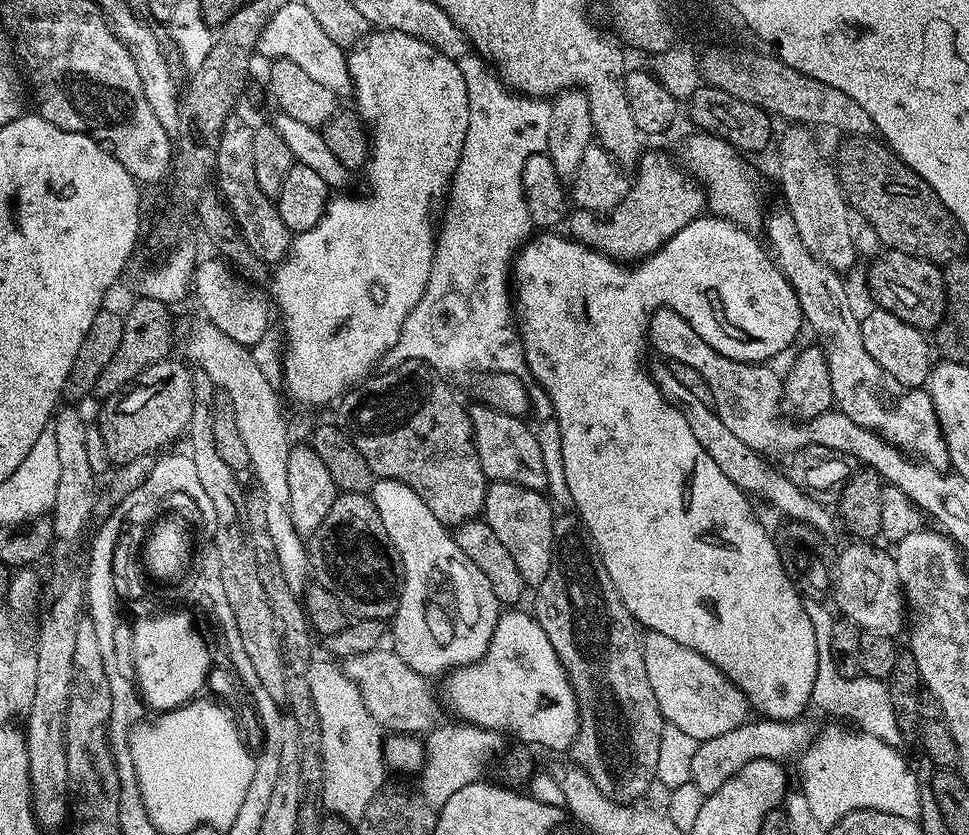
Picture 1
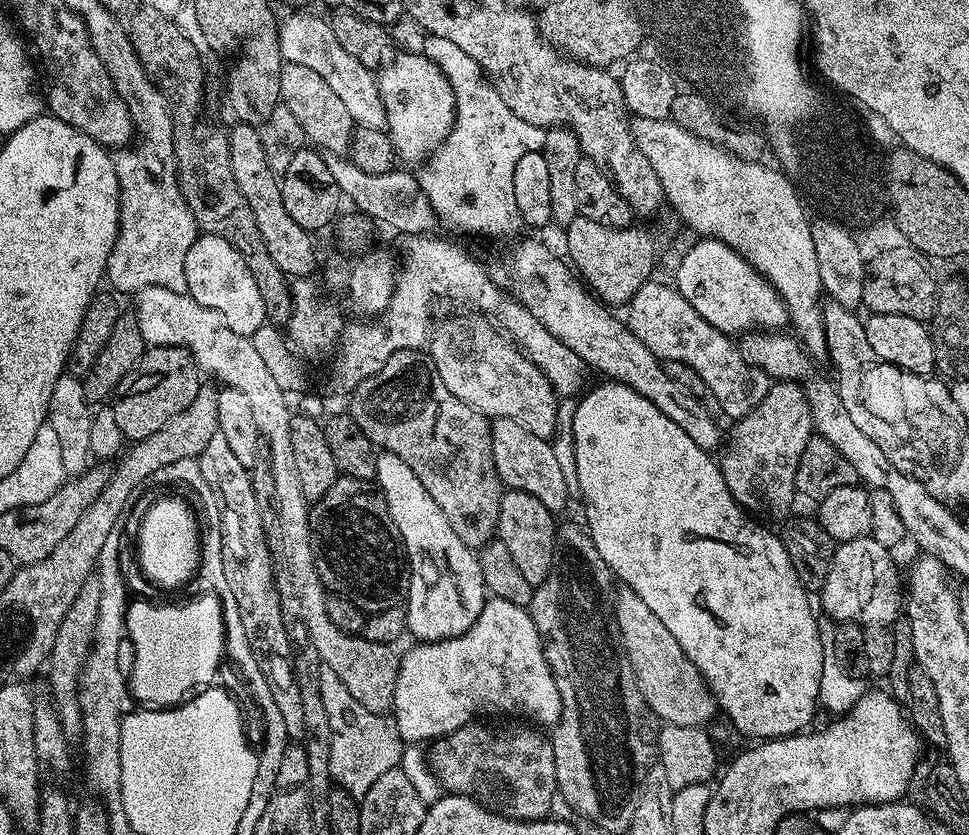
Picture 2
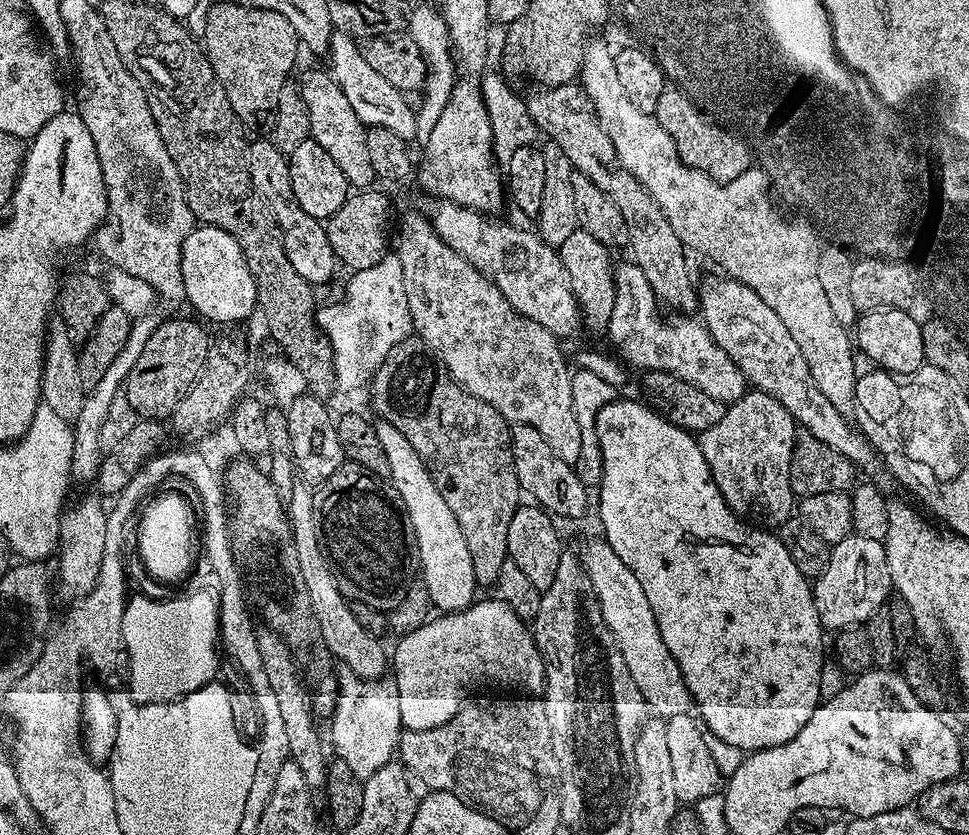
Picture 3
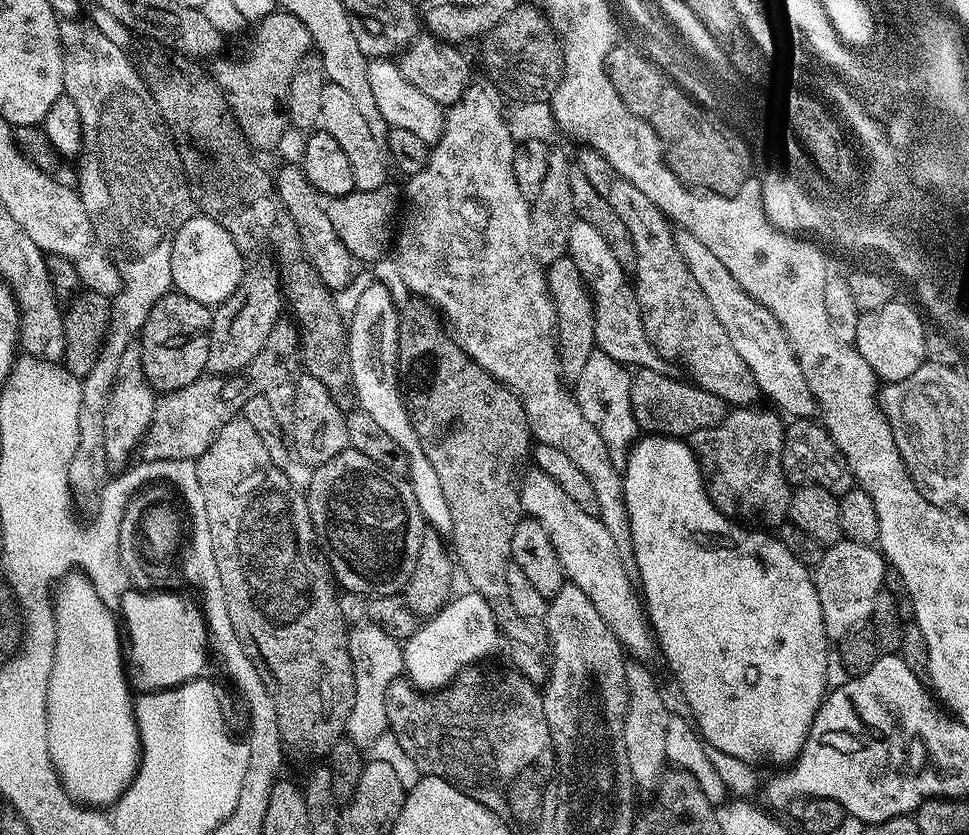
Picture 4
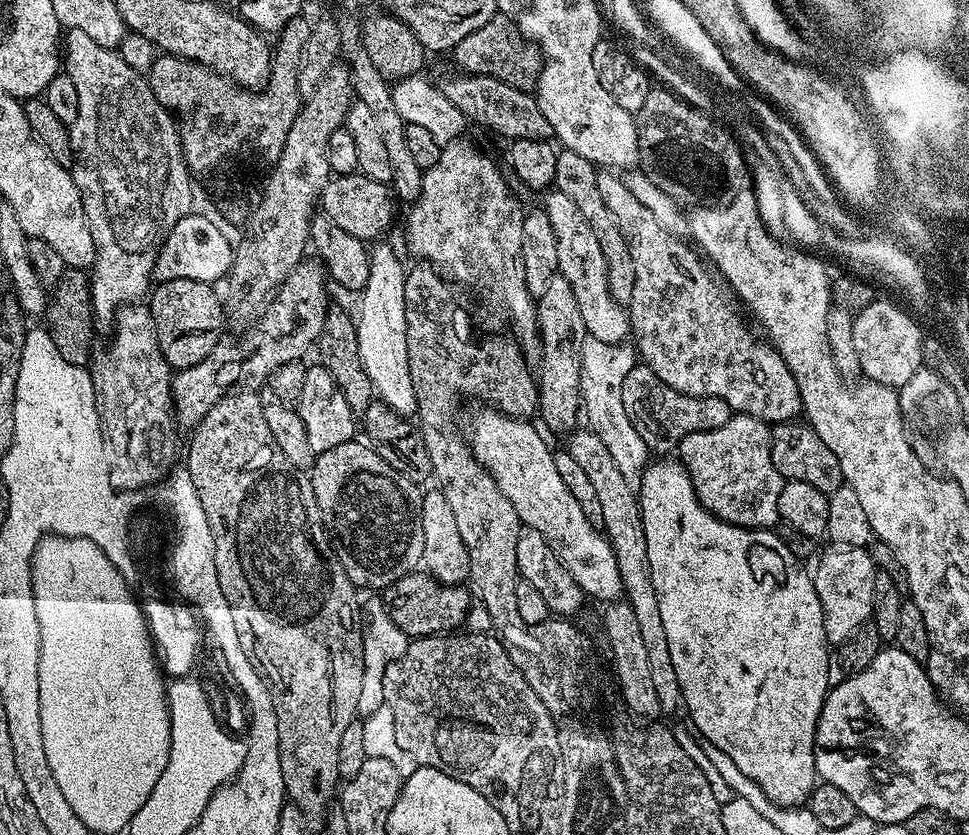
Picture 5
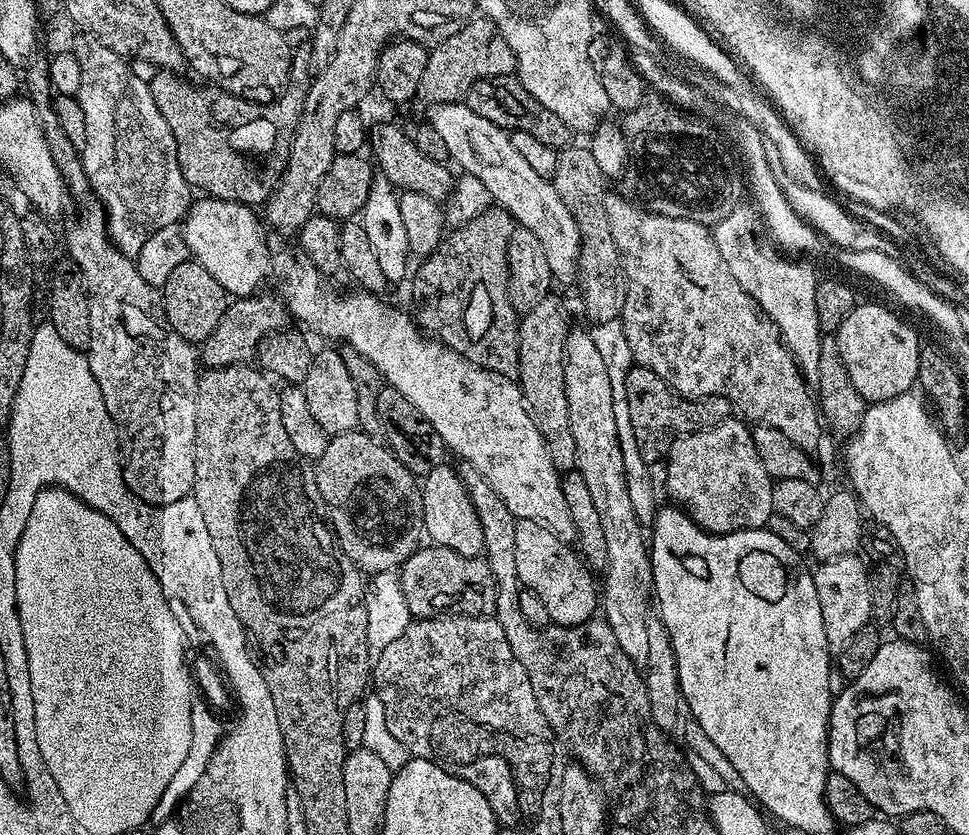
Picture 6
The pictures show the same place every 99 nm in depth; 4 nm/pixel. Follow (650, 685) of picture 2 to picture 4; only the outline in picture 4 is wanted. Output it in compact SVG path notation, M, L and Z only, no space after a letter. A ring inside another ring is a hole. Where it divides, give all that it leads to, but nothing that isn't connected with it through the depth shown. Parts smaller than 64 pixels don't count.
M535 466L529 468L525 476L523 473L520 484L521 509L529 517L542 522L542 530L550 534L550 542L556 547L565 577L576 584L578 590L583 590L590 602L594 602L594 610L602 614L606 626L610 626L625 653L637 661L648 662L652 652L654 656L654 636L650 631L641 593L630 575L630 570L618 554L614 538L610 538L610 530L606 530L599 516L586 514L586 510L582 510L578 502L574 502L574 498L570 498L558 482L554 482Z

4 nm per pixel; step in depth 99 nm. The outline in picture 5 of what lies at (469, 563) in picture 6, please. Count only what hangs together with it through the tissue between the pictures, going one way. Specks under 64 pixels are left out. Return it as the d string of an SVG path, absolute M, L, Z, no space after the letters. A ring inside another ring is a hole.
M423 570L407 572L391 588L383 589L382 599L390 606L392 621L398 626L398 630L402 630L410 638L438 636L459 629L456 627L459 624L461 627L467 621L468 610L474 604L467 587L440 584Z

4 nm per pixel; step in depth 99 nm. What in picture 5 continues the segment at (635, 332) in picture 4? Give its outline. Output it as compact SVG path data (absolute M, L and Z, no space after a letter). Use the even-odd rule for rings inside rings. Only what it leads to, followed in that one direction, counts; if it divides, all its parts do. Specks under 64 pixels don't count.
M552 190L544 198L542 209L549 216L554 237L557 238L558 275L570 282L574 298L578 302L578 310L582 310L582 322L588 335L611 344L625 343L630 336L628 309L621 306L610 294L608 267L606 260L602 258L602 246L598 246L598 238L594 238L594 230L582 218L582 210L578 210L578 206L566 194Z

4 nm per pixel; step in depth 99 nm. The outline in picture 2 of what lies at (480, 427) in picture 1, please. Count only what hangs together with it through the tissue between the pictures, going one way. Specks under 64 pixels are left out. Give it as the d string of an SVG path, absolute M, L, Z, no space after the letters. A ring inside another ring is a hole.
M495 418L491 426L494 470L498 470L501 485L513 492L534 494L534 498L538 498L546 510L560 514L568 504L570 481L566 474L562 474L562 466L558 466L558 458L551 443L538 438L538 434L530 434L526 426L518 426L514 418Z

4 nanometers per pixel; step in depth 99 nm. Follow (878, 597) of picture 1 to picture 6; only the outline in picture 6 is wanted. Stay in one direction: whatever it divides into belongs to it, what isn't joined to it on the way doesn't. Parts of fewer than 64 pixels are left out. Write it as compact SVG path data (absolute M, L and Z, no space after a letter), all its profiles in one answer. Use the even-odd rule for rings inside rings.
M856 554L825 560L815 566L817 568L812 572L814 590L818 590L818 602L822 606L822 626L826 630L828 650L829 653L839 654L853 634L858 634L858 630L872 620L874 585L870 579L870 568Z

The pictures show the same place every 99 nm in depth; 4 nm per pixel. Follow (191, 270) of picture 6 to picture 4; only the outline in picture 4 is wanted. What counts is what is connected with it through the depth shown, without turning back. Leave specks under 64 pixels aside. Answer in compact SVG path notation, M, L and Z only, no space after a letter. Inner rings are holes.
M177 290L167 292L154 306L154 310L150 310L138 337L138 347L148 385L157 393L181 390L205 375L212 314L213 309L209 305L194 302L194 298L186 298L186 294Z

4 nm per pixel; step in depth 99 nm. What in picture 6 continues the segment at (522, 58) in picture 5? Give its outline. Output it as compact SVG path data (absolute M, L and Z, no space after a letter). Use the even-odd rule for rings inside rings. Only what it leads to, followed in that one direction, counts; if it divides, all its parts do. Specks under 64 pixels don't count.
M473 18L458 30L458 34L450 34L450 38L429 51L426 70L422 70L422 82L418 82L416 100L427 106L454 104L467 97L468 88L475 80L511 76L515 71L514 50L510 50L510 42L502 38L498 26L487 18Z

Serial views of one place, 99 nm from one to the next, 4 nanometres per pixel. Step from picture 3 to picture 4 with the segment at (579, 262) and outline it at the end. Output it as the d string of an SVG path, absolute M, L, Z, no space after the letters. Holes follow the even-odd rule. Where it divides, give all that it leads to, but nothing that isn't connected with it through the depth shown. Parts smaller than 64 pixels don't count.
M565 254L557 261L547 265L548 296L556 311L556 350L560 353L560 374L565 381L574 382L586 366L586 358L597 351L594 338L594 306L592 293L584 283L578 266L574 266L572 257Z

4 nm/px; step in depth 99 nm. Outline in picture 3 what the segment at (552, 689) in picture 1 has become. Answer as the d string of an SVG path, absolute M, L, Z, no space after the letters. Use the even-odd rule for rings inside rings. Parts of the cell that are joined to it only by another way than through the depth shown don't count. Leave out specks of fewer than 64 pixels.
M499 598L480 600L463 608L460 612L440 614L429 619L418 630L399 637L395 641L396 653L390 656L390 668L398 686L398 710L401 725L409 732L434 730L454 718L464 707L468 696L468 684L497 684L500 688L520 688L524 694L540 694L544 690L544 658L529 625L510 610Z

